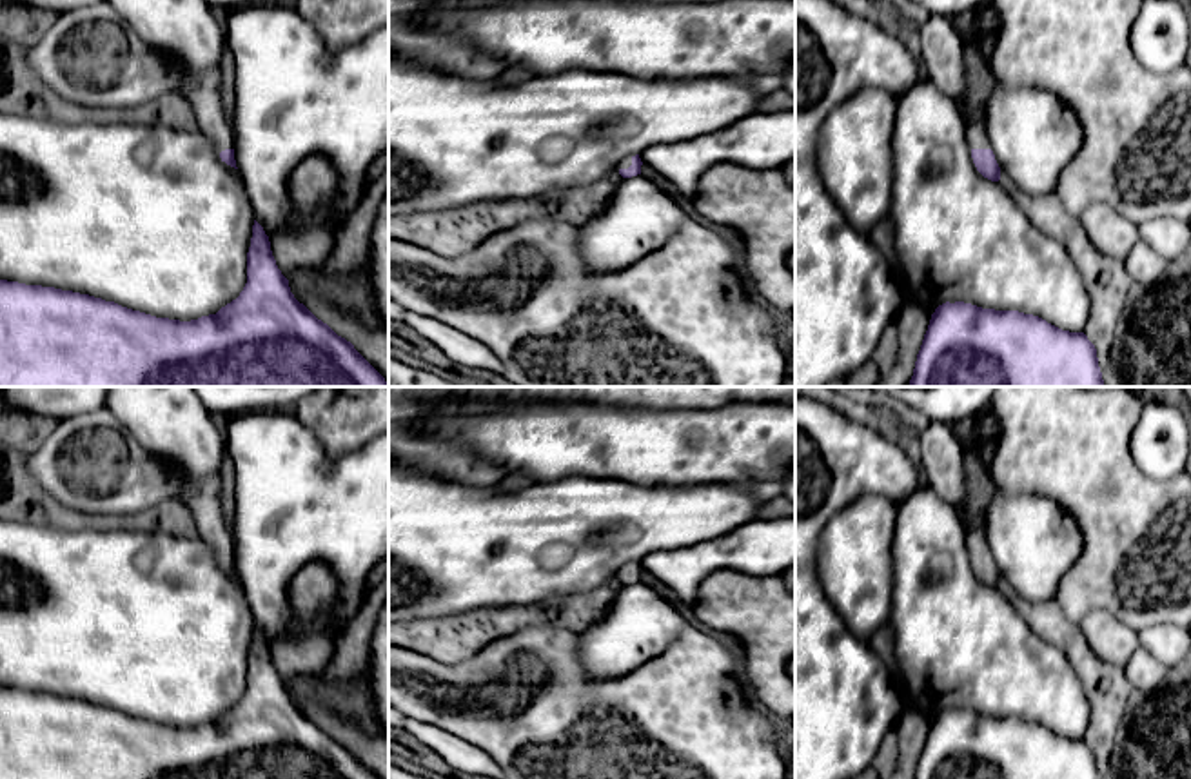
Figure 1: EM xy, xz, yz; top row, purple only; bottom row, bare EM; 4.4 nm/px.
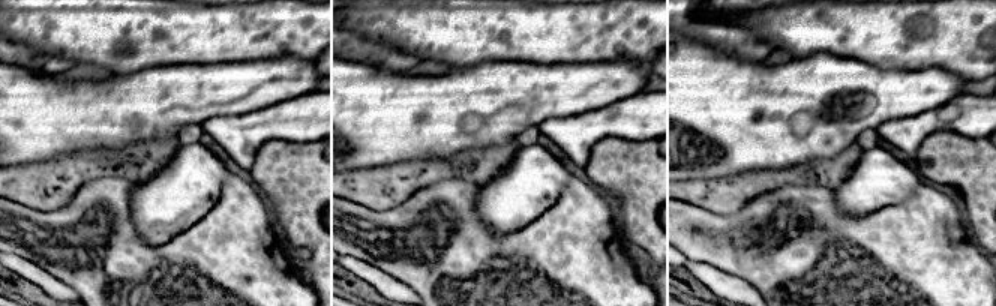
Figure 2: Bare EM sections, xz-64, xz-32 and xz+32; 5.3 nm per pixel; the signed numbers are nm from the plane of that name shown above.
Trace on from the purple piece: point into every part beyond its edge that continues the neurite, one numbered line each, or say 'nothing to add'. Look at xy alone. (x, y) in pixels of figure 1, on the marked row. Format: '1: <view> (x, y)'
1: xy (91, 55)

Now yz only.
1: yz (941, 46)

